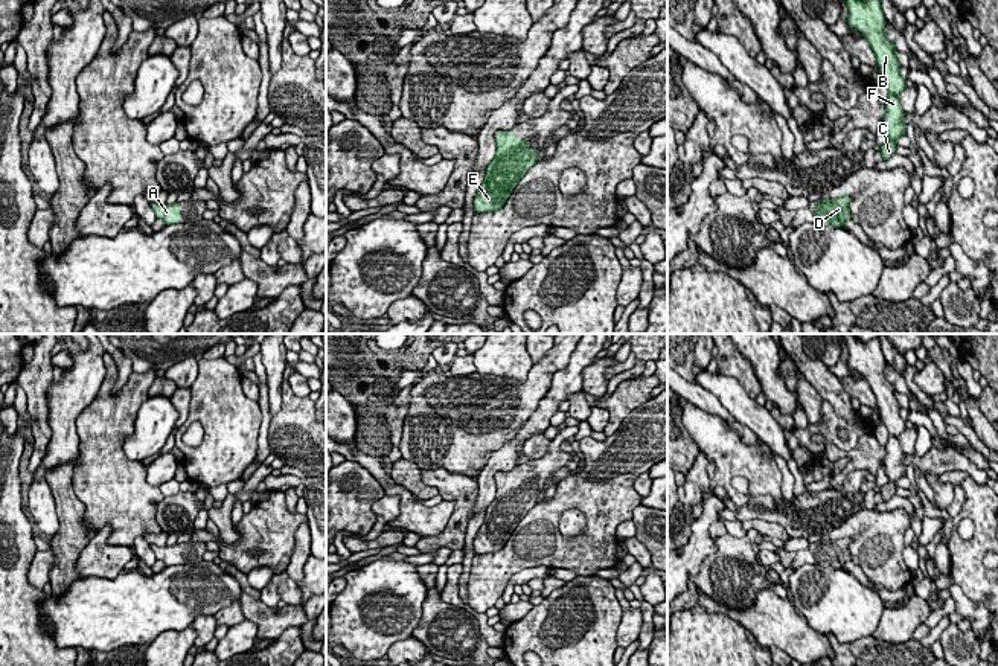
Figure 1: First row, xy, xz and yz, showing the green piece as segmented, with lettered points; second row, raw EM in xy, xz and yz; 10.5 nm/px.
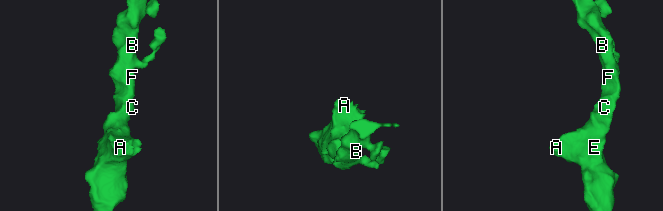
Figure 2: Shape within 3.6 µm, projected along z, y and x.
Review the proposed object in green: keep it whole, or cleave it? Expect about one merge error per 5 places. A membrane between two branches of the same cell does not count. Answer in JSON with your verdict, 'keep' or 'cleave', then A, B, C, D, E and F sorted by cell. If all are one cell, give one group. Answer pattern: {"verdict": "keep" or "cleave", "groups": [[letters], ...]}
{"verdict": "keep", "groups": [["A", "B", "C", "D", "E", "F"]]}

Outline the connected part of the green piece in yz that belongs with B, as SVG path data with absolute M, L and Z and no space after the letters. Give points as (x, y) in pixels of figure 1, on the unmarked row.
M841 334L847 344L850 369L864 375L872 392L876 396L878 408L882 422L888 430L888 440L885 445L885 474L888 483L881 486L881 495L884 503L896 495L896 482L907 475L907 466L904 465L904 450L897 436L907 428L905 421L900 418L900 405L896 399L896 387L885 378L885 358L879 338L861 341L855 334Z

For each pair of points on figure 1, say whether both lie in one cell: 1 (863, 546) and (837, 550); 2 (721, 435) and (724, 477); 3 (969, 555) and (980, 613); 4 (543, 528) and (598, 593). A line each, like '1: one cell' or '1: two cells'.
1: two cells
2: one cell
3: two cells
4: two cells

